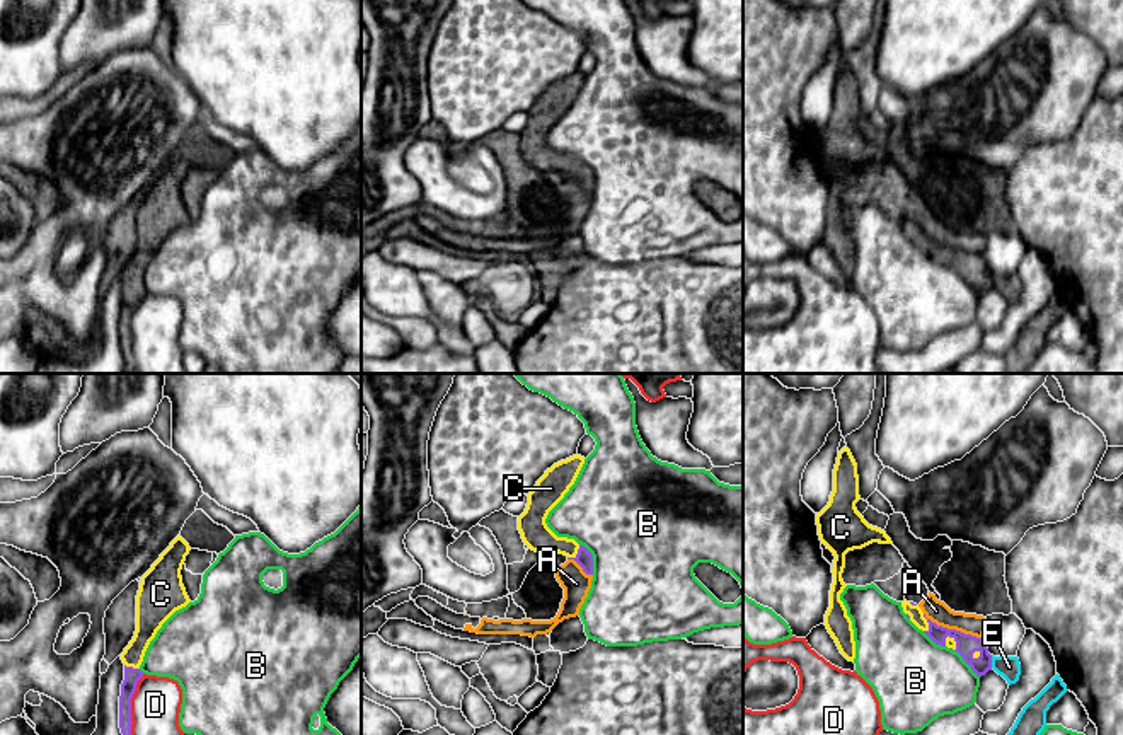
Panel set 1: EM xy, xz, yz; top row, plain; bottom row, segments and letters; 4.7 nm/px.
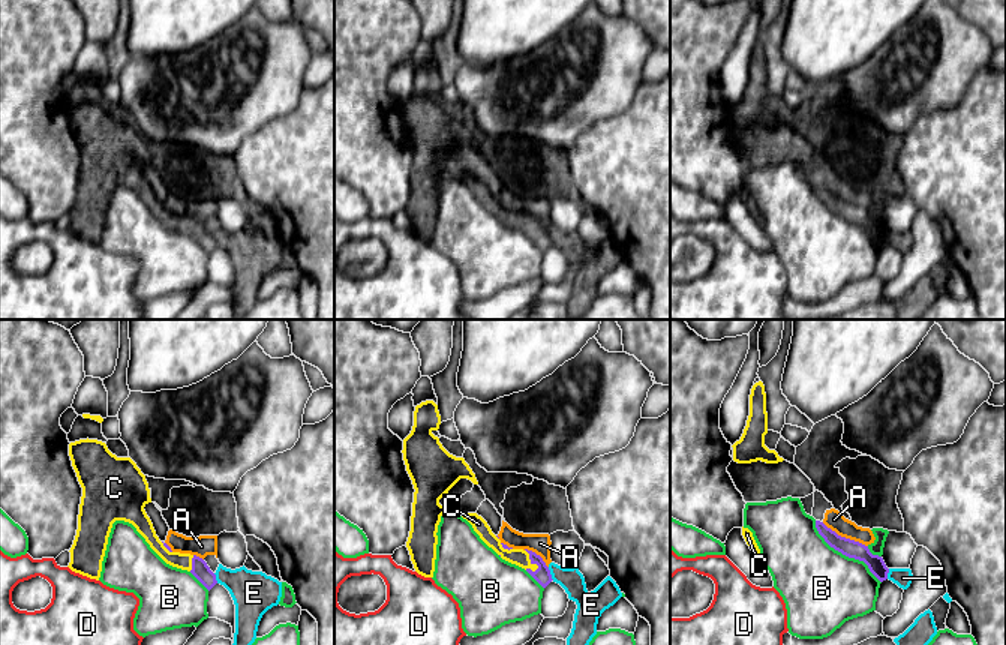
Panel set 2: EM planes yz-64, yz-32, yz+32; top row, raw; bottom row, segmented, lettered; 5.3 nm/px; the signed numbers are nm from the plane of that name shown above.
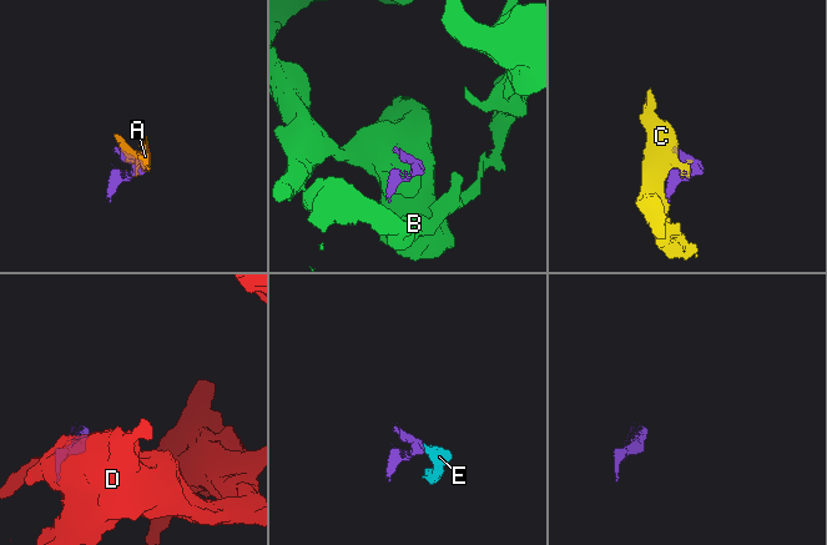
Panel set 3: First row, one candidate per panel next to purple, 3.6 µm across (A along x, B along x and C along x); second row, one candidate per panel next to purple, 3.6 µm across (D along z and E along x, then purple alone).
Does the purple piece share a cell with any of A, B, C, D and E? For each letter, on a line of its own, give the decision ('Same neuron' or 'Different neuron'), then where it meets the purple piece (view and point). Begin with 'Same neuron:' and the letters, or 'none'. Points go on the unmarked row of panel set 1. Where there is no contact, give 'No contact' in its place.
Same neuron: C
A: Different neuron. Touches purple at yz (953, 248)
B: Different neuron. Touches purple at xz (592, 176)
C: Same neuron. Touches purple at xz (578, 171)
D: Different neuron. Touches purple at xy (130, 328)
E: Different neuron. Touches purple at yz (990, 280)

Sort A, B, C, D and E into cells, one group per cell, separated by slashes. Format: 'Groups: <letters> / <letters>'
Groups: A E / B / C / D

